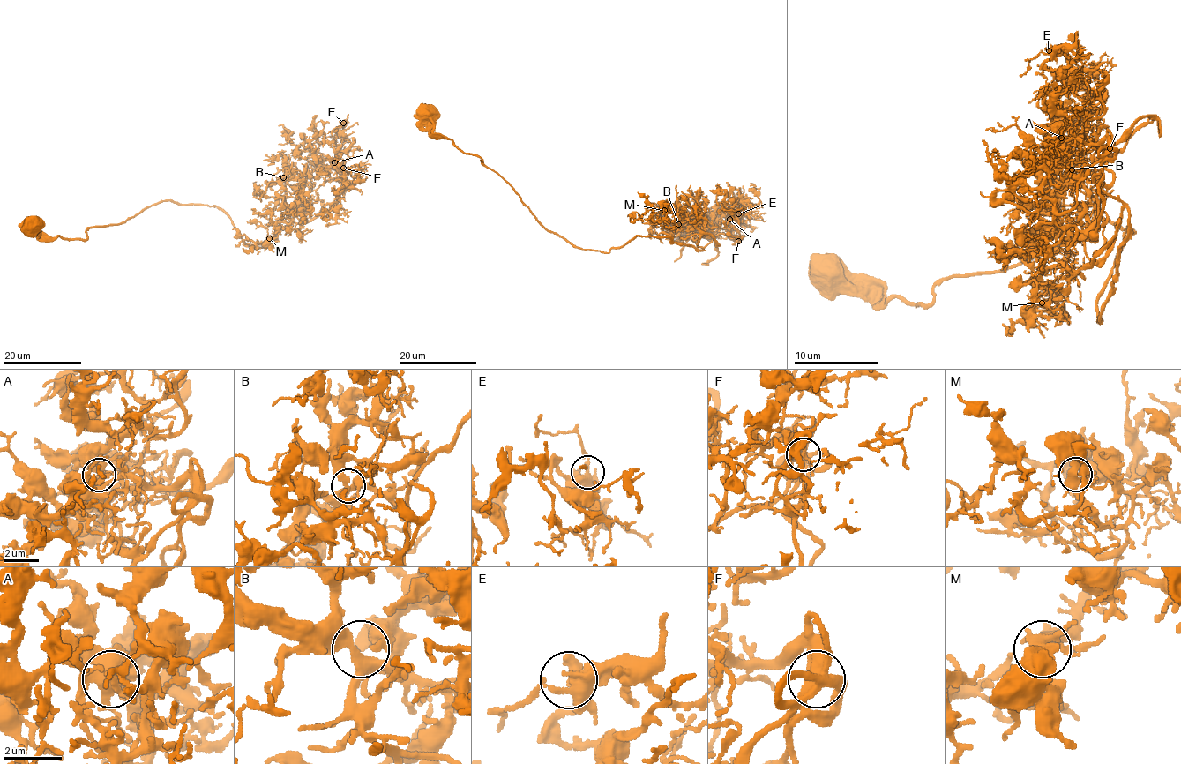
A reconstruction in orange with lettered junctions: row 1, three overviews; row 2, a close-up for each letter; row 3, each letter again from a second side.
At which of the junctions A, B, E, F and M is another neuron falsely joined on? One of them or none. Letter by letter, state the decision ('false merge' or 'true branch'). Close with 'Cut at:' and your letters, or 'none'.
A: true branch
B: true branch
E: true branch
F: true branch
M: true branch
Cut at: none

